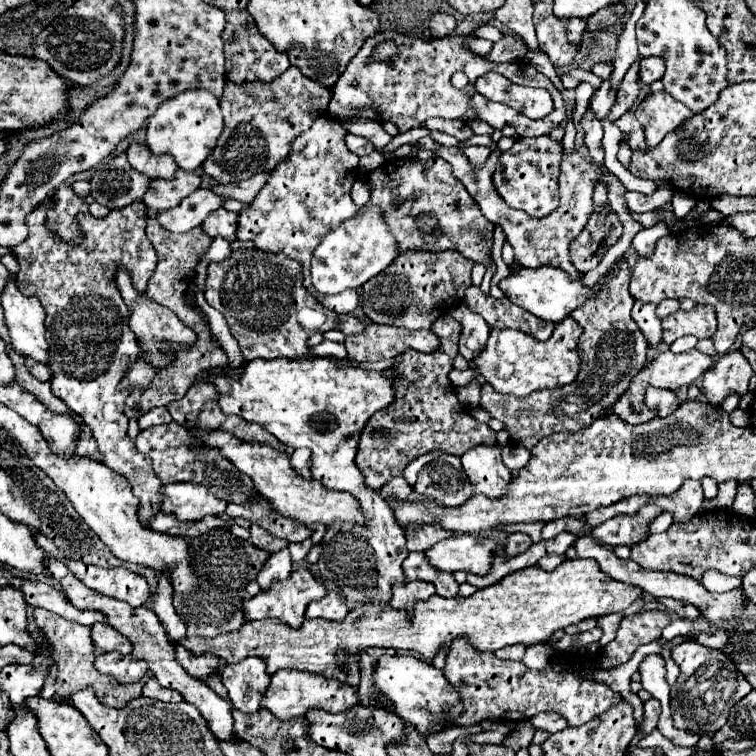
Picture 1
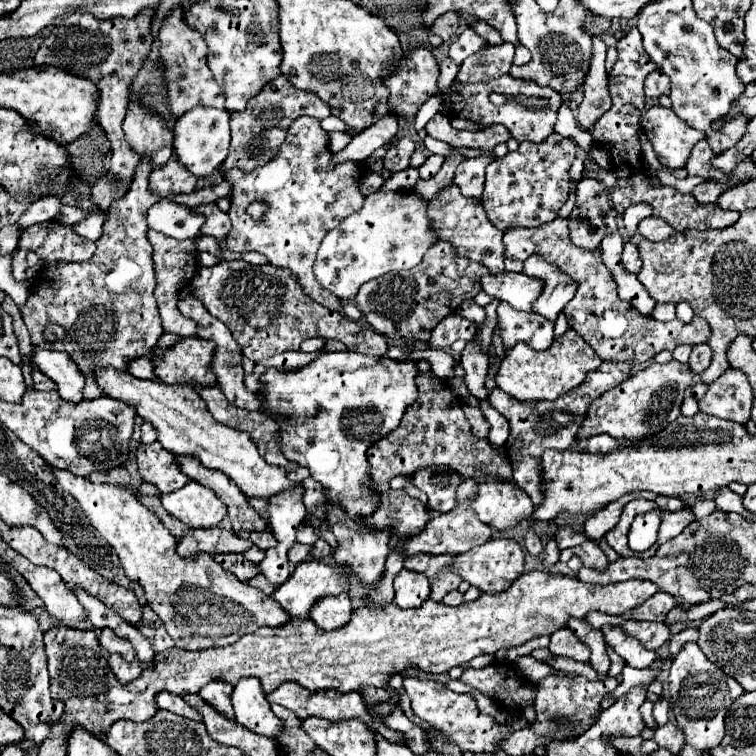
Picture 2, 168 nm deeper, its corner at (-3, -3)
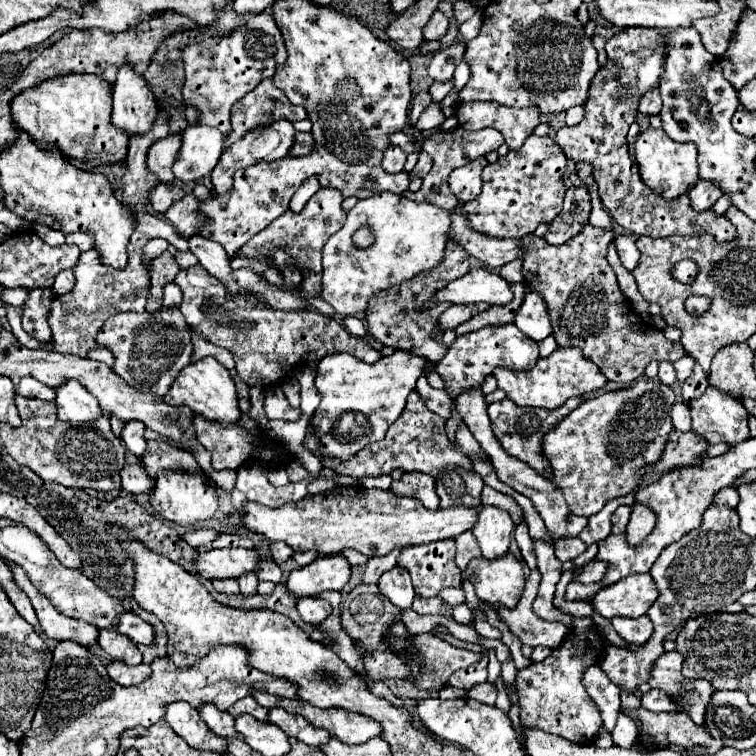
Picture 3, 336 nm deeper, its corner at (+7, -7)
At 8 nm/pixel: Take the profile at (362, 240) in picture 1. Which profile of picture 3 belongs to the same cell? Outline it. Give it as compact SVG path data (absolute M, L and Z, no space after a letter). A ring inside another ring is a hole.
M378 193L372 195L370 199L362 199L354 205L354 209L348 213L346 223L340 231L336 231L328 243L324 245L322 251L322 299L328 301L338 315L342 317L354 317L358 313L364 313L368 309L368 301L388 289L388 287L398 287L400 283L416 277L418 273L432 271L438 267L444 259L444 247L448 241L448 231L450 231L450 213L430 205L430 203L416 203L406 199L404 195L394 195L394 193ZM360 227L372 227L374 231L374 245L368 249L358 249L352 243L352 235Z

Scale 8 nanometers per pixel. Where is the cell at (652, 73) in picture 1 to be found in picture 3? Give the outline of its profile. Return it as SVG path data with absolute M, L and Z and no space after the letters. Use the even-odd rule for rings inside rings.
M658 89L648 91L648 93L642 97L640 107L638 107L638 111L640 111L642 115L648 115L648 117L650 117L650 115L658 115L660 109L662 109L662 101L660 101L660 91L658 91Z

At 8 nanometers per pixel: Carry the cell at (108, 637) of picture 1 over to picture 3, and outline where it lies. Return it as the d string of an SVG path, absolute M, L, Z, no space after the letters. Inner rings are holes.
M100 631L100 647L116 661L122 661L126 665L140 665L142 663L142 653L134 643L116 633L116 631Z

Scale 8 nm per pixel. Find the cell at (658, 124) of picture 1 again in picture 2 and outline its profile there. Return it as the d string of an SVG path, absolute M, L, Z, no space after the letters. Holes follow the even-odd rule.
M654 105L642 113L640 127L654 147L658 161L664 167L684 167L694 143L706 135L674 115L672 107Z

